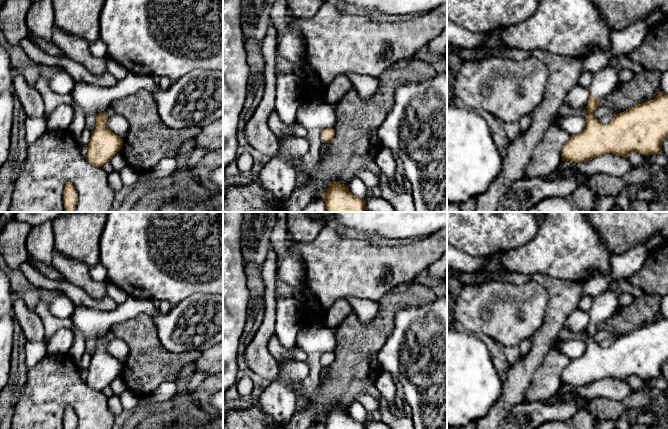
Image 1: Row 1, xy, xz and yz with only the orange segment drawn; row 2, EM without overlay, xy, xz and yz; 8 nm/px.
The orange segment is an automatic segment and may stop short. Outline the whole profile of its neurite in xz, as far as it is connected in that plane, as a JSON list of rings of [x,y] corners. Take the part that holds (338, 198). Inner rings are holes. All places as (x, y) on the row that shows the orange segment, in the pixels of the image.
[[[339,181],[331,182],[322,198],[327,212],[365,212],[364,199],[353,195],[349,187]]]

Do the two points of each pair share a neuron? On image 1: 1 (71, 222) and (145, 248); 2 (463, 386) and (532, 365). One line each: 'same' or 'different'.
1: different
2: different

